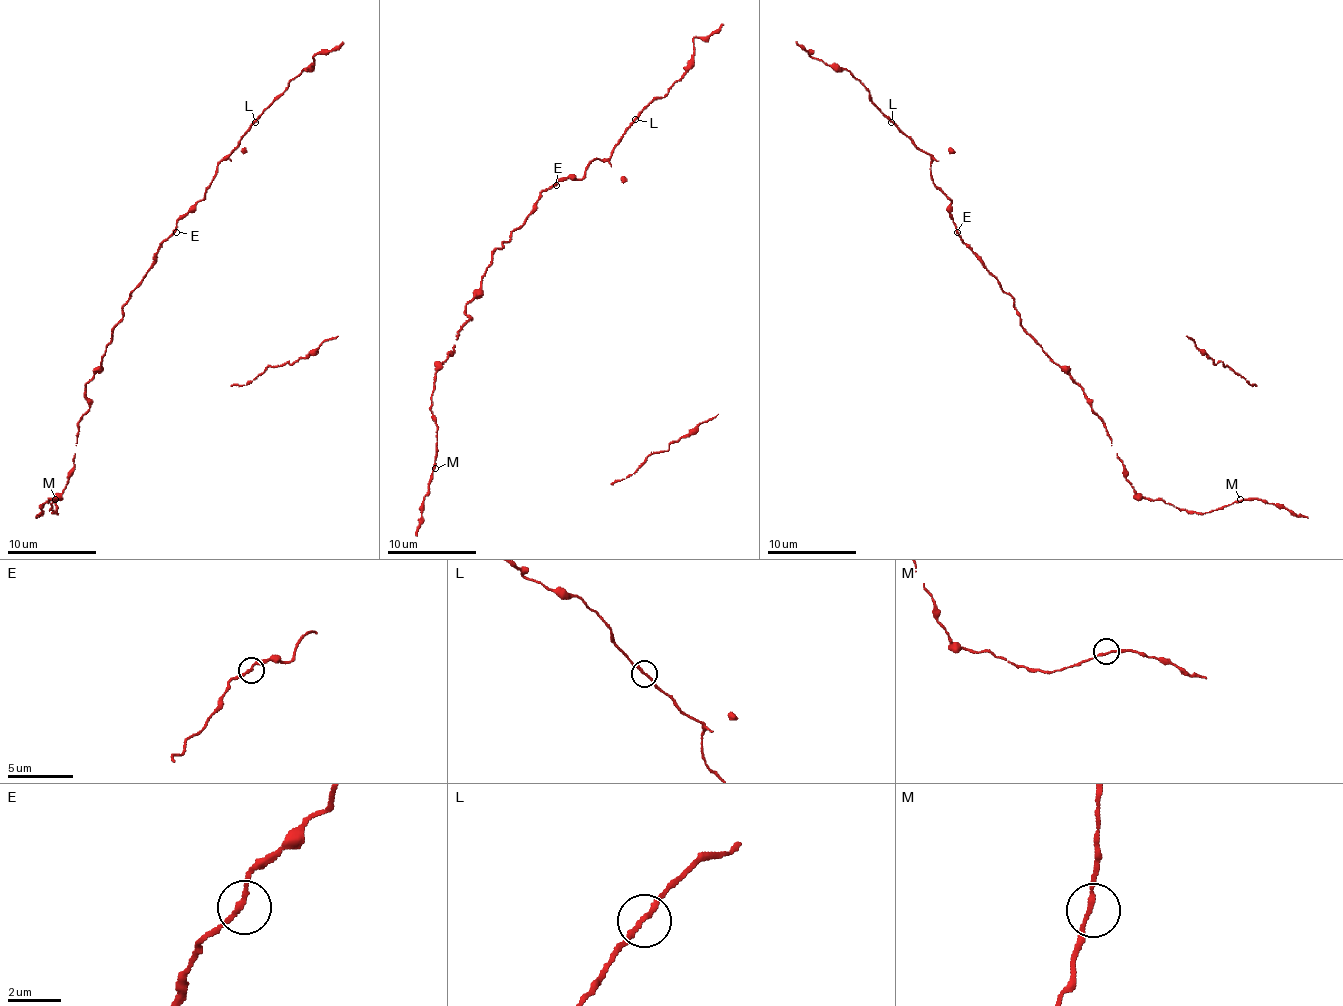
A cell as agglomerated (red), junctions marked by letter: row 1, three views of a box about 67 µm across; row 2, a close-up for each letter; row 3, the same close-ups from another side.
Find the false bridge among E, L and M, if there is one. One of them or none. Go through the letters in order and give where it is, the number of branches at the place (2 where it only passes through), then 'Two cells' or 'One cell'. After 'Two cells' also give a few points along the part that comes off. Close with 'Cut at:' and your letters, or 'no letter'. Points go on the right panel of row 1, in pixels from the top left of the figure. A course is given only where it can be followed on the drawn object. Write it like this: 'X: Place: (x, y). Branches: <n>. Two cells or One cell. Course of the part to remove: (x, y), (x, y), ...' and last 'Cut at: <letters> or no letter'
E: Place: (957, 232). Branches: 2. One cell
L: Place: (891, 122). Branches: 2. One cell
M: Place: (1240, 499). Branches: 2. One cell
Cut at: no letter

